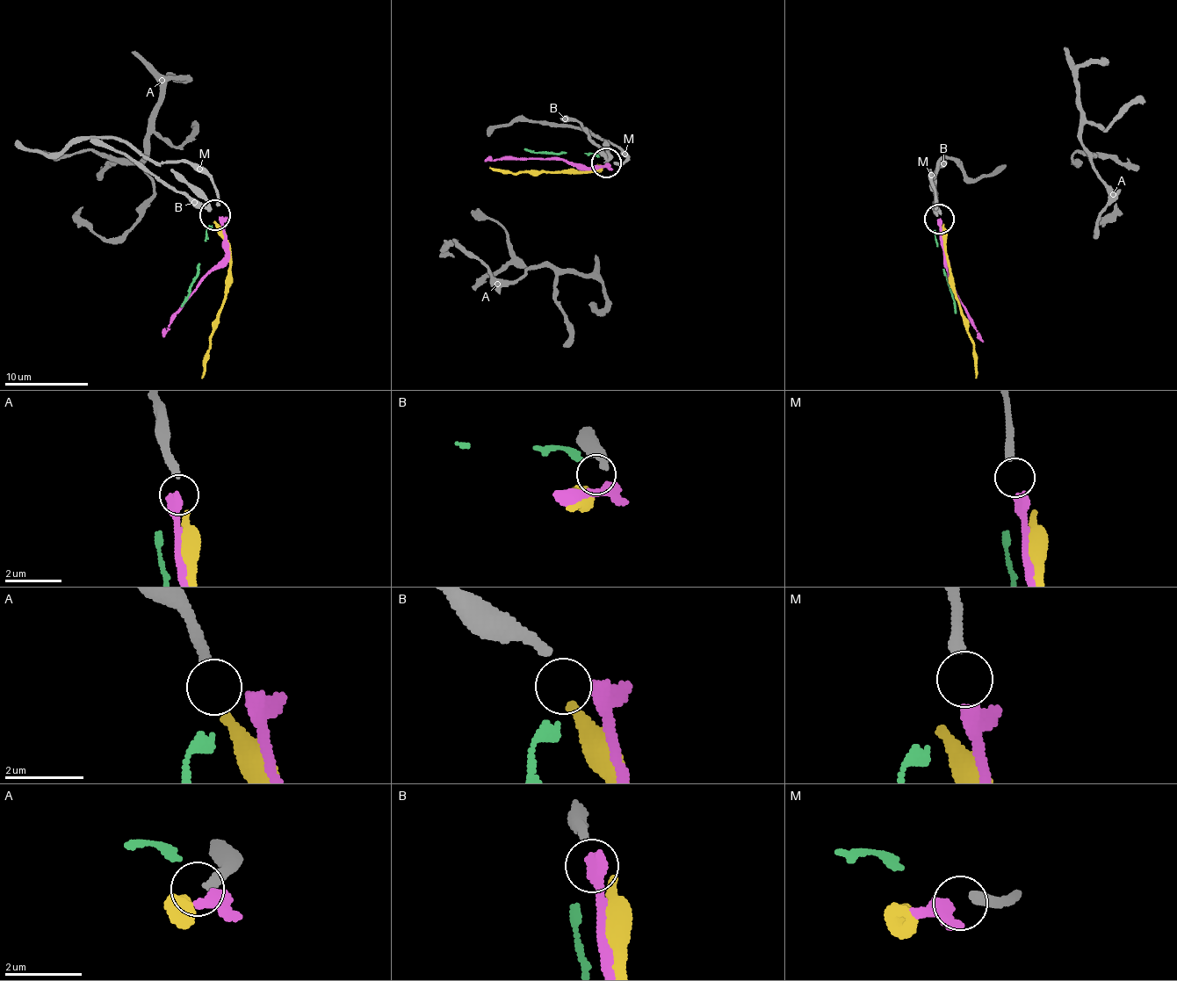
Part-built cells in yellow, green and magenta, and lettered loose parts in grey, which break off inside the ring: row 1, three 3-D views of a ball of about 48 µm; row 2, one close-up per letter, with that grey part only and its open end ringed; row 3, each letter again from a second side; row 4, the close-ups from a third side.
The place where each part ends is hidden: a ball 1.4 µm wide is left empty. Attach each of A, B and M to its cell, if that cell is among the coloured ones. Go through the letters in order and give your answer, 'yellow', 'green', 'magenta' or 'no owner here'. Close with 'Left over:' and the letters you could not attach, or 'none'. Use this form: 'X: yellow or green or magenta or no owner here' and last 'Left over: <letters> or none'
A: yellow
B: no owner here
M: magenta
Left over: B

